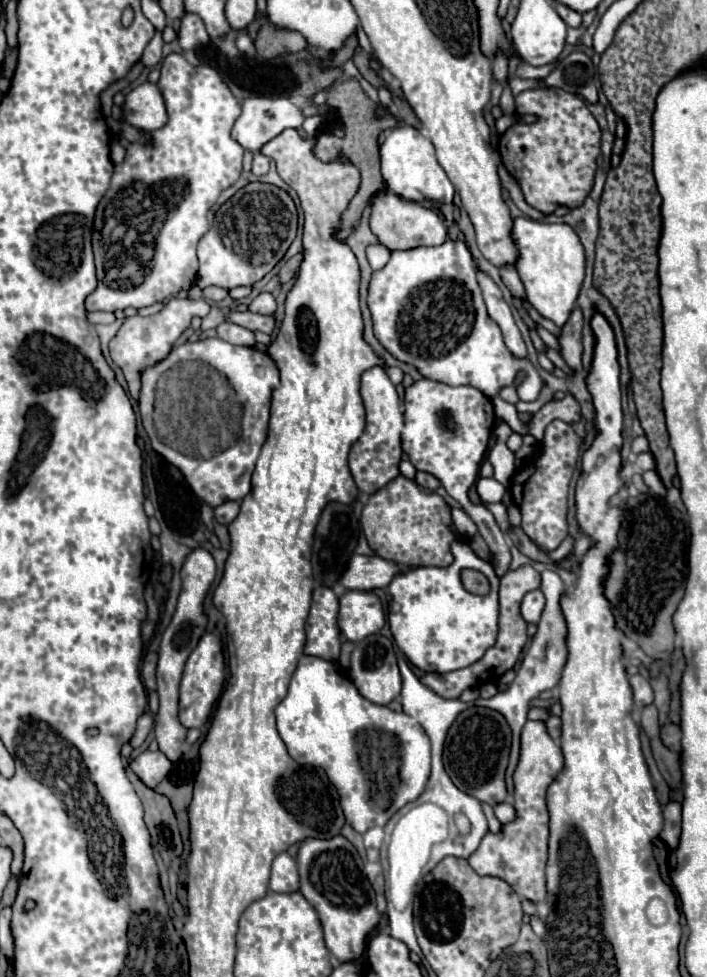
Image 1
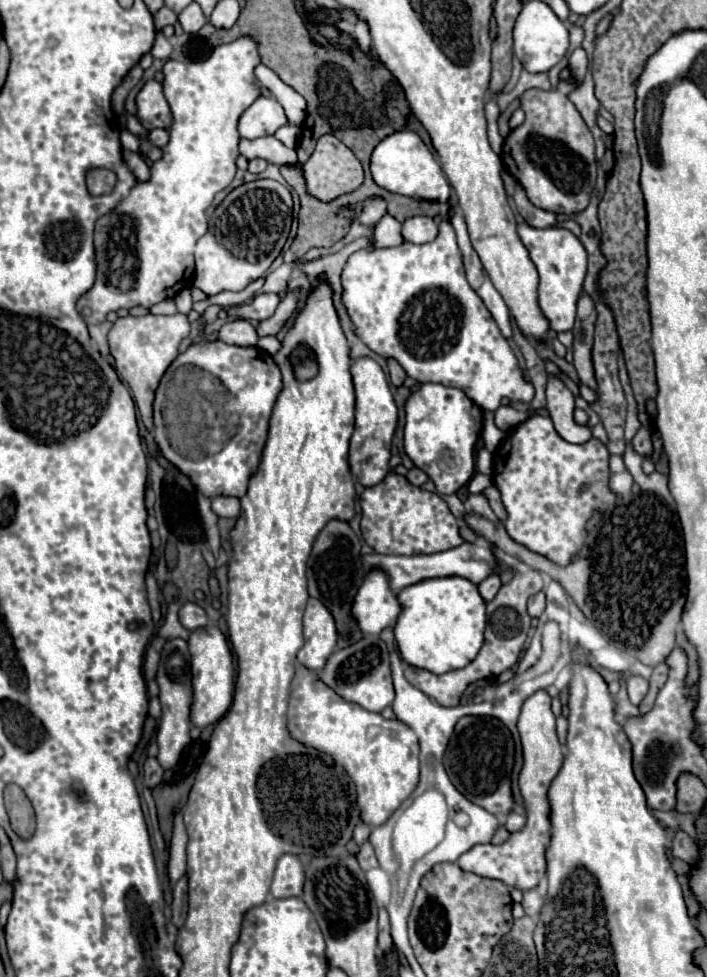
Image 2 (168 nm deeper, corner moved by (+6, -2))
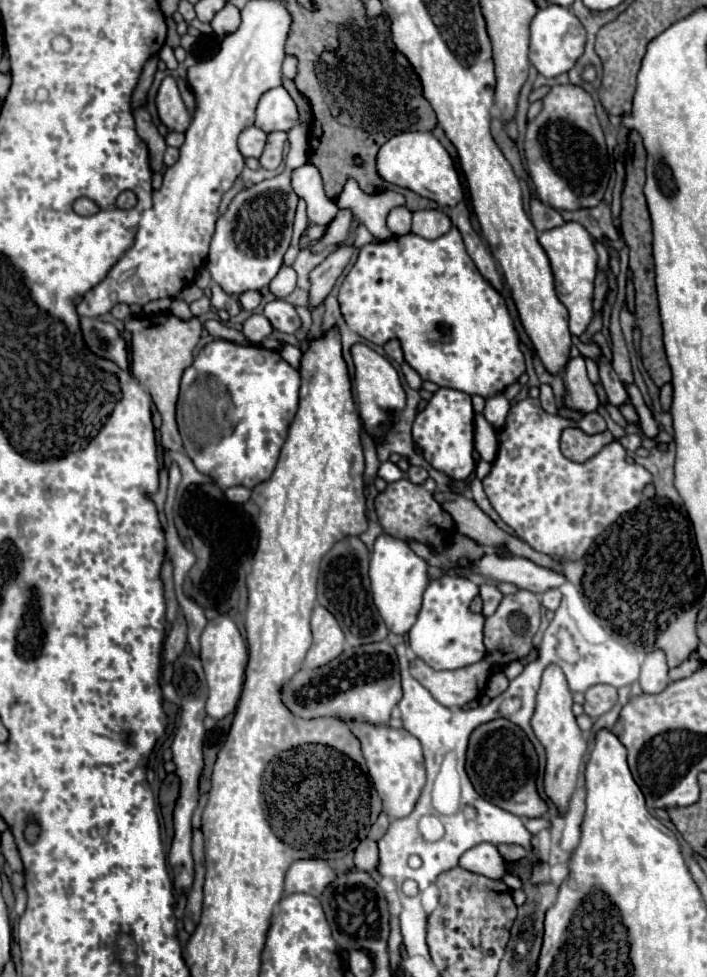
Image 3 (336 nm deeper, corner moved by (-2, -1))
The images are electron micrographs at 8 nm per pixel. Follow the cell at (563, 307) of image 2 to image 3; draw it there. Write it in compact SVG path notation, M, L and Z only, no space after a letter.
M565 223L557 229L539 233L539 243L551 261L557 297L569 311L569 331L571 335L579 337L593 319L591 301L593 301L593 281L597 275L597 251L593 247L593 239L579 223Z

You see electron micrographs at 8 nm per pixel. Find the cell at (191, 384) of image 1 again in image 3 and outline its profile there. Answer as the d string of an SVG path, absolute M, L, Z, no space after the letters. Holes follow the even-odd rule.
M225 339L211 341L181 377L177 425L183 449L195 467L219 487L243 485L253 489L269 479L275 469L279 449L297 411L297 397L299 371L283 361L277 351ZM231 427L235 427L233 435ZM223 435L231 435L231 439L223 439Z

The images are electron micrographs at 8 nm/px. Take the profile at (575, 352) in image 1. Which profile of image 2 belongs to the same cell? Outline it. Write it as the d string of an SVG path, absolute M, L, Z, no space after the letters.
M581 294L577 302L577 324L573 328L575 340L573 340L573 364L577 368L577 374L585 386L591 390L597 390L593 360L591 360L591 348L593 348L593 332L595 332L595 320L597 310L595 302L589 294Z

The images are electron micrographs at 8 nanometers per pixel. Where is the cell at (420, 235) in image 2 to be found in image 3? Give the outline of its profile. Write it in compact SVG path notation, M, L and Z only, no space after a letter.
M415 211L411 233L423 239L437 239L451 229L451 221L443 211Z

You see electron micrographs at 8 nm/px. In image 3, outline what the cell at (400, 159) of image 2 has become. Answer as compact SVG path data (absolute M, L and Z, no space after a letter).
M409 131L391 137L377 153L377 171L387 183L415 191L421 197L437 201L441 207L455 207L463 199L463 187L449 153L427 131Z

